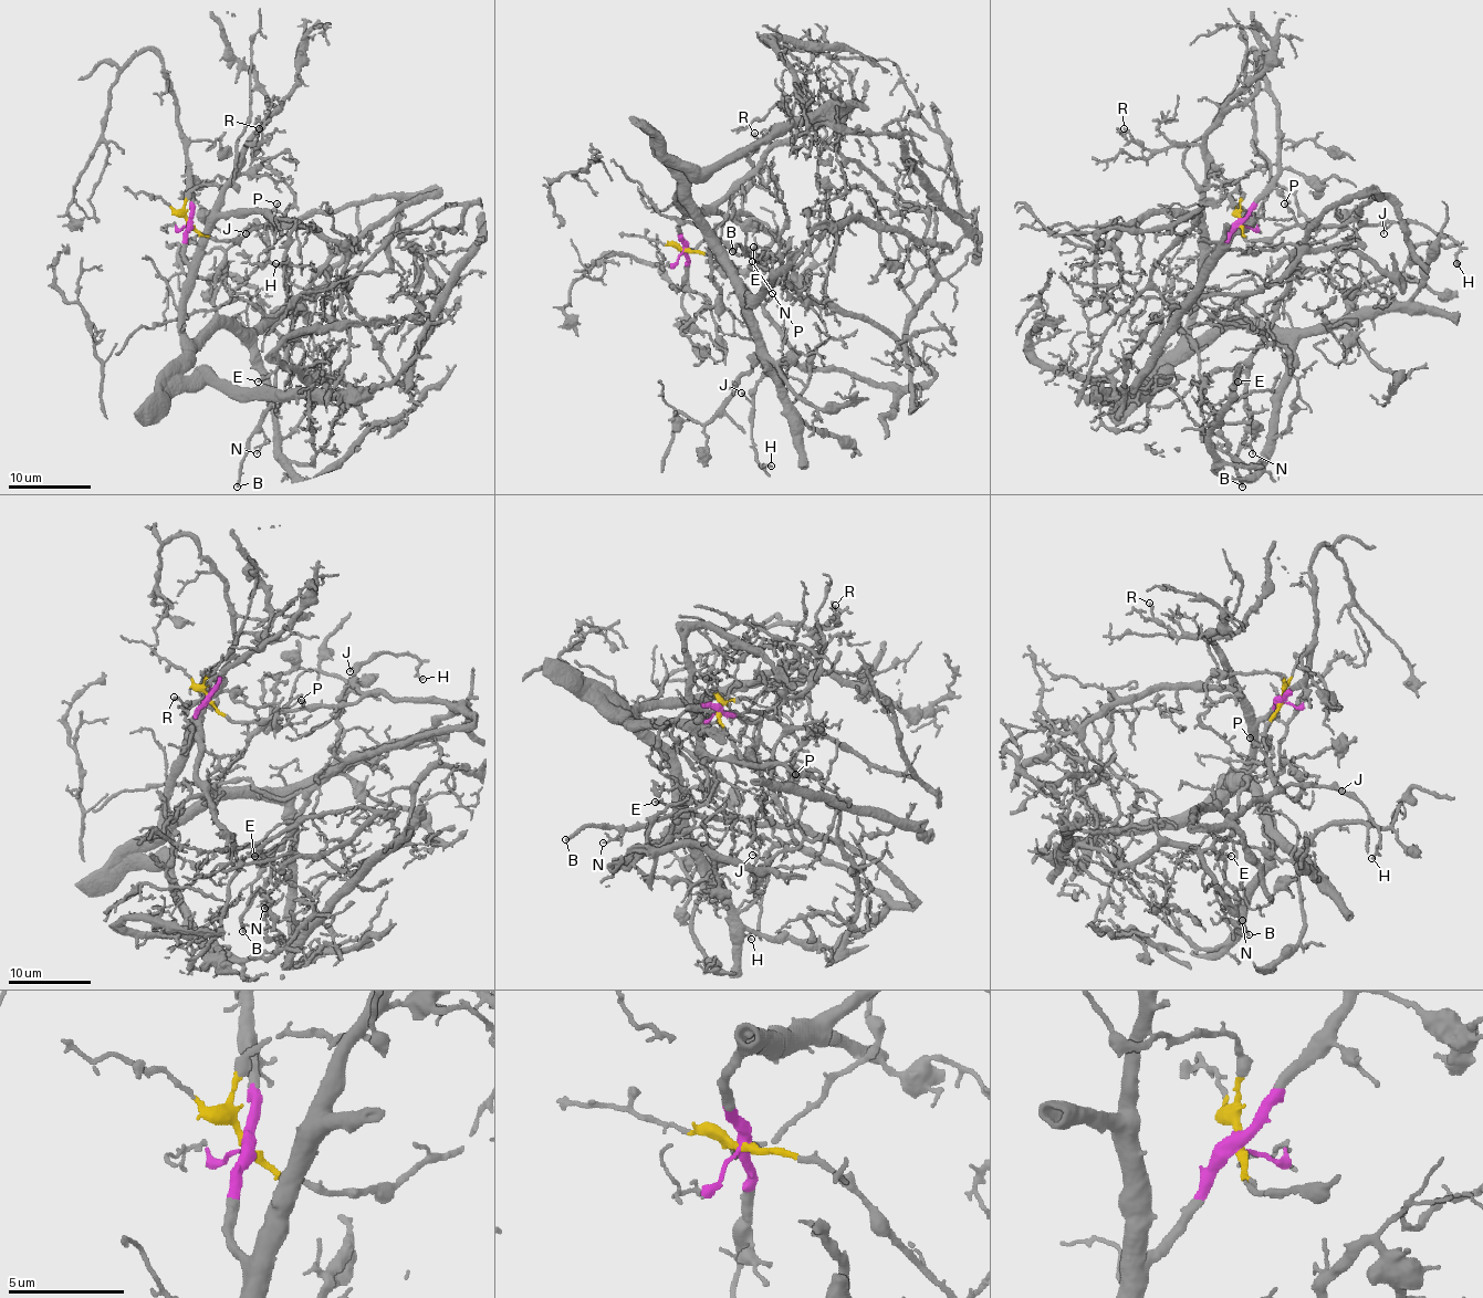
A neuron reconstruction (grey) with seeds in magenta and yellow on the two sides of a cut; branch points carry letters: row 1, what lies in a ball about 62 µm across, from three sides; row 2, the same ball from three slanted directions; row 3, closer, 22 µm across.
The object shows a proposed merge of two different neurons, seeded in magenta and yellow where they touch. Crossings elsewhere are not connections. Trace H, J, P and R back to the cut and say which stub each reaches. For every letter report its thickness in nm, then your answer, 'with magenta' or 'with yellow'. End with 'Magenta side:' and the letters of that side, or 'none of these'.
H: 100 nm thick; with yellow
J: 120 nm thick; with yellow
P: 180 nm thick; with yellow
R: 200 nm thick; with magenta
Magenta side: R

